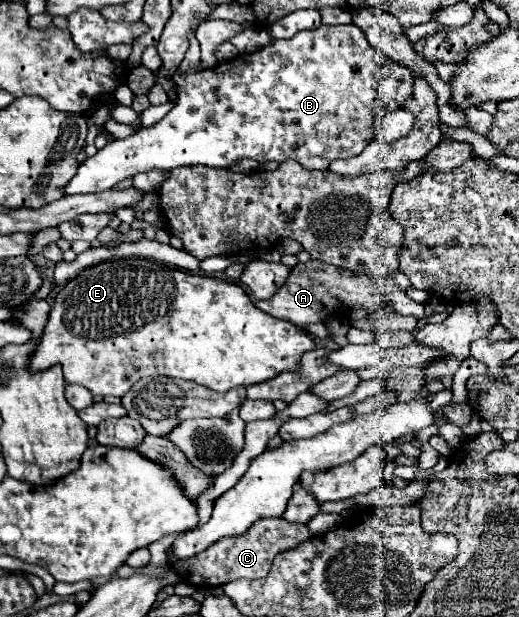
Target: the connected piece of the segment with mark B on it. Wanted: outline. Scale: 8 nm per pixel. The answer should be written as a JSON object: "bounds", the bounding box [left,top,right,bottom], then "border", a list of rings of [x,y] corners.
{"bounds":[65,25,413,195],"border":[[[321,25],[317,29],[311,31],[303,31],[293,35],[291,39],[275,39],[273,43],[269,43],[267,47],[253,51],[253,53],[243,53],[237,55],[225,63],[215,65],[213,69],[205,69],[201,73],[175,73],[173,81],[179,89],[179,97],[175,107],[155,125],[151,127],[143,127],[137,133],[133,133],[127,139],[113,139],[109,141],[101,151],[97,151],[93,157],[85,159],[79,165],[77,175],[73,177],[73,181],[69,181],[69,185],[65,187],[67,195],[75,195],[75,193],[97,193],[97,191],[105,191],[105,189],[113,189],[119,181],[127,179],[127,177],[135,177],[137,173],[147,173],[151,169],[175,169],[175,167],[183,167],[183,165],[205,165],[205,167],[229,167],[235,161],[243,159],[243,157],[251,157],[259,163],[263,161],[287,161],[287,159],[295,159],[297,163],[301,163],[305,169],[327,169],[329,163],[333,159],[349,159],[359,155],[365,145],[369,141],[375,139],[375,119],[379,115],[385,115],[385,111],[389,111],[389,107],[401,107],[401,103],[407,101],[411,89],[413,89],[413,77],[411,77],[411,69],[395,63],[393,59],[385,57],[383,53],[379,53],[377,49],[373,49],[373,45],[369,45],[369,41],[365,41],[365,33],[361,33],[361,29],[357,29],[355,25]]]}

